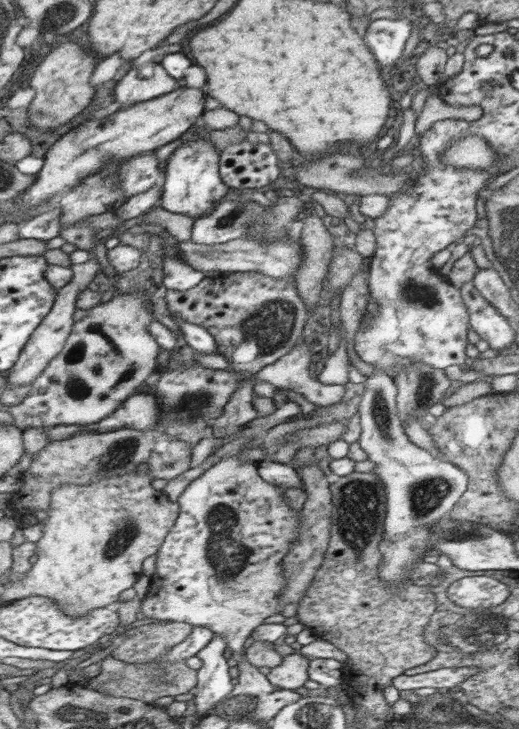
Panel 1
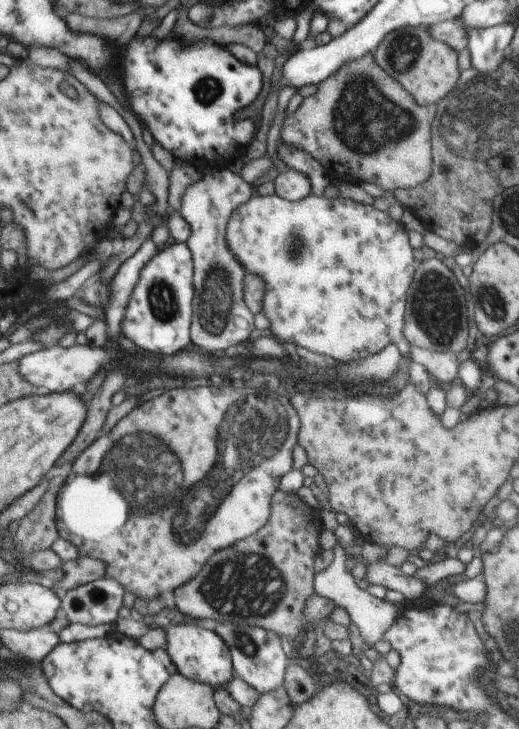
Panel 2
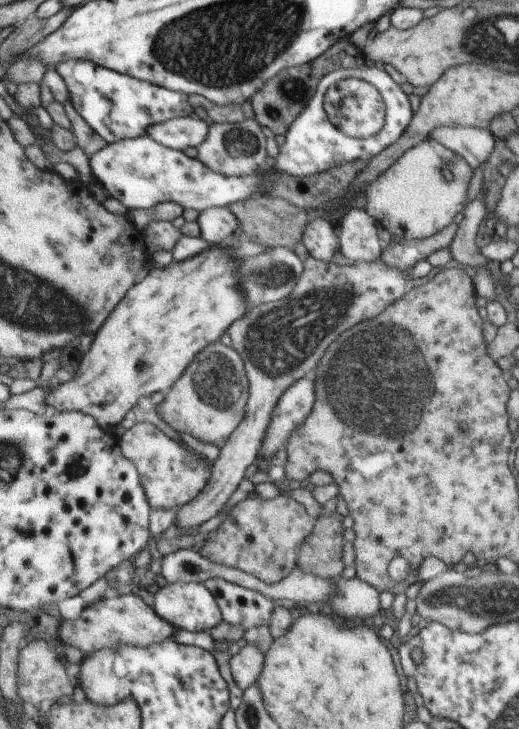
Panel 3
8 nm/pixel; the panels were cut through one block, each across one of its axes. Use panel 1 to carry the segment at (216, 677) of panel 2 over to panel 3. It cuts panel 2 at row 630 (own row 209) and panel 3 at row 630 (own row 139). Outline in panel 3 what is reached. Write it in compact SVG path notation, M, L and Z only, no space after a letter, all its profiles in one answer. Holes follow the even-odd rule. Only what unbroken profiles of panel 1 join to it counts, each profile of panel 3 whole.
M169 583L155 594L153 608L175 628L190 632L210 632L222 622L212 594L202 583Z

